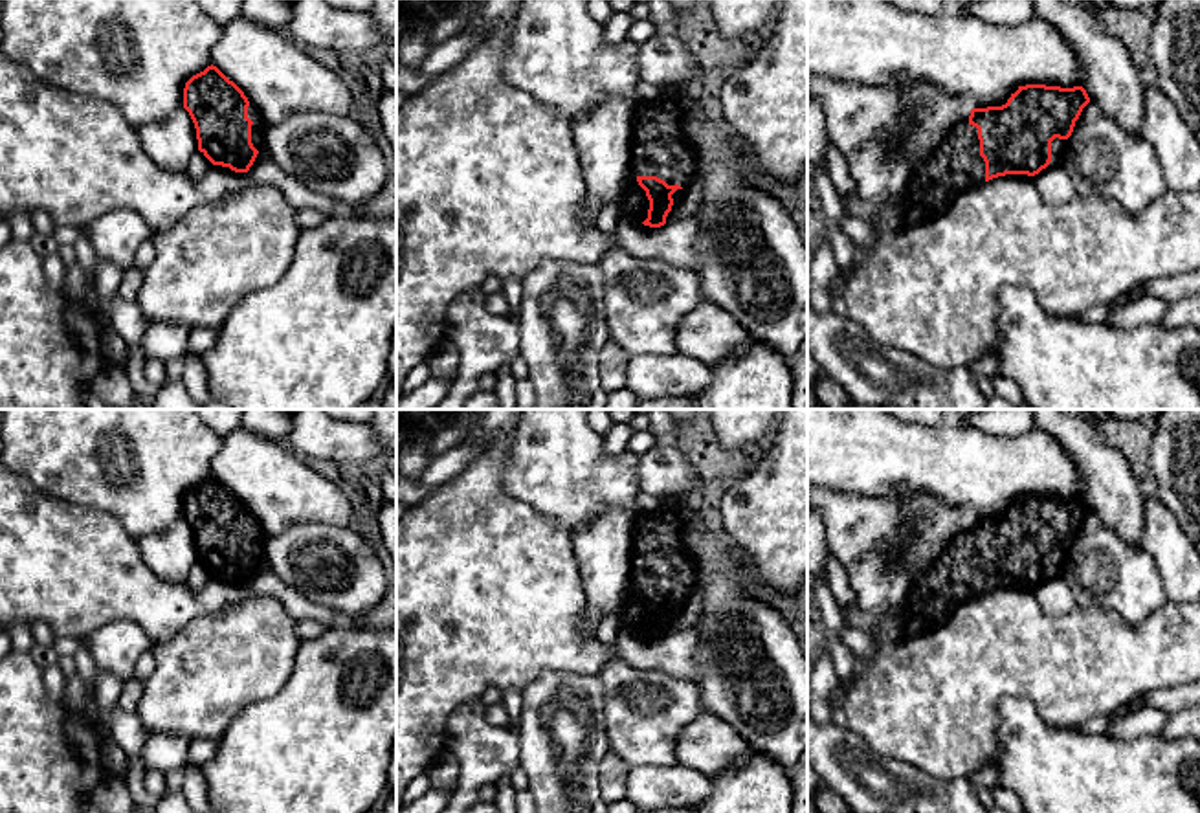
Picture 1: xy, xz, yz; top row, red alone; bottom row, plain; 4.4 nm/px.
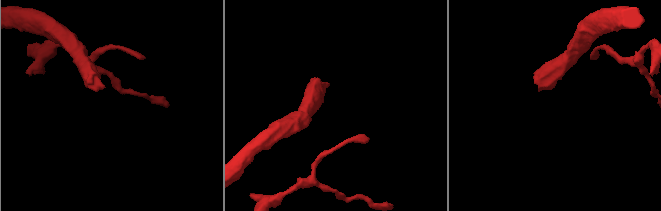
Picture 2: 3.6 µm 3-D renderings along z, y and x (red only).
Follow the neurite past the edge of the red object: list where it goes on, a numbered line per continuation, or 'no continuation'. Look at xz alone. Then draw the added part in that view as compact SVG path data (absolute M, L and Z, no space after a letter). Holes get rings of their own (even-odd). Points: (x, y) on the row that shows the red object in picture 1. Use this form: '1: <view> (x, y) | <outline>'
1: xz (663, 149) | M672 97L639 103L635 127L640 138L633 143L631 174L657 176L683 189L694 185L697 156L683 119L681 105Z

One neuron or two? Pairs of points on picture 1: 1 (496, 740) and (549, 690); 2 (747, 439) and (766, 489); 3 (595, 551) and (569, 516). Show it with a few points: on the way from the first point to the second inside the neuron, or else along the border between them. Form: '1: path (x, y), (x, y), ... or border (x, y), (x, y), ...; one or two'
1: border (514, 733), (520, 766); two
2: border (773, 432), (766, 441); two
3: border (617, 507), (600, 511), (573, 534); two

